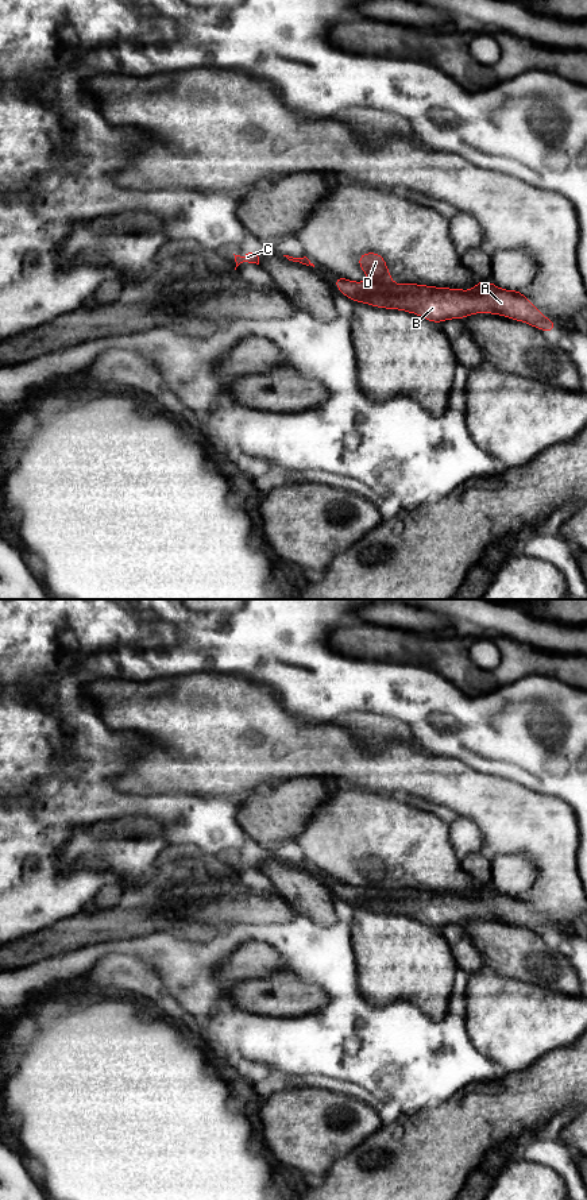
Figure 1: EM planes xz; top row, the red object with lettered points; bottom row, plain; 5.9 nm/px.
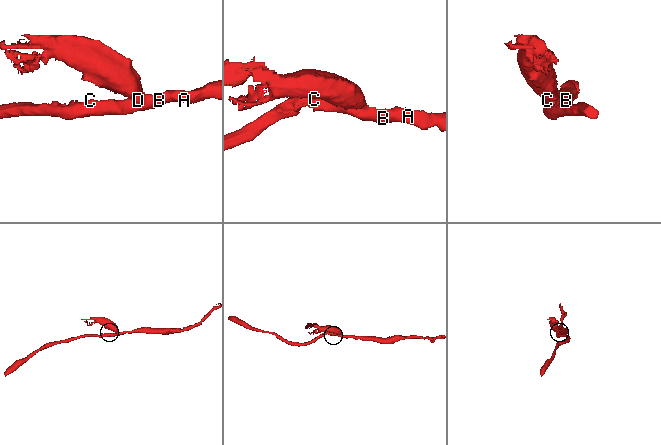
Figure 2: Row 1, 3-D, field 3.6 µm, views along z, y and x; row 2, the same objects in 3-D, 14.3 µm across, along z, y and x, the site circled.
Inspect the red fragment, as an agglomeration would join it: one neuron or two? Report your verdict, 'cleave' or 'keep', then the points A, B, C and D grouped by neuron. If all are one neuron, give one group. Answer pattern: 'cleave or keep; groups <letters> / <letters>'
cleave; groups A B C / D

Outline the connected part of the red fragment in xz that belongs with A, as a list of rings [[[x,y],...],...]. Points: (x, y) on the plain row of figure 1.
[[[335,880],[335,890],[354,907],[410,917],[436,929],[449,923],[463,925],[475,918],[491,918],[530,929],[547,938],[552,938],[556,931],[521,896],[499,894],[490,885],[478,885],[472,895],[462,895],[417,888],[375,891]]]

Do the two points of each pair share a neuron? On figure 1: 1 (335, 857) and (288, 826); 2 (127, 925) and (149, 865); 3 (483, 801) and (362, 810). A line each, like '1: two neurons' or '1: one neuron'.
1: two neurons
2: two neurons
3: two neurons

